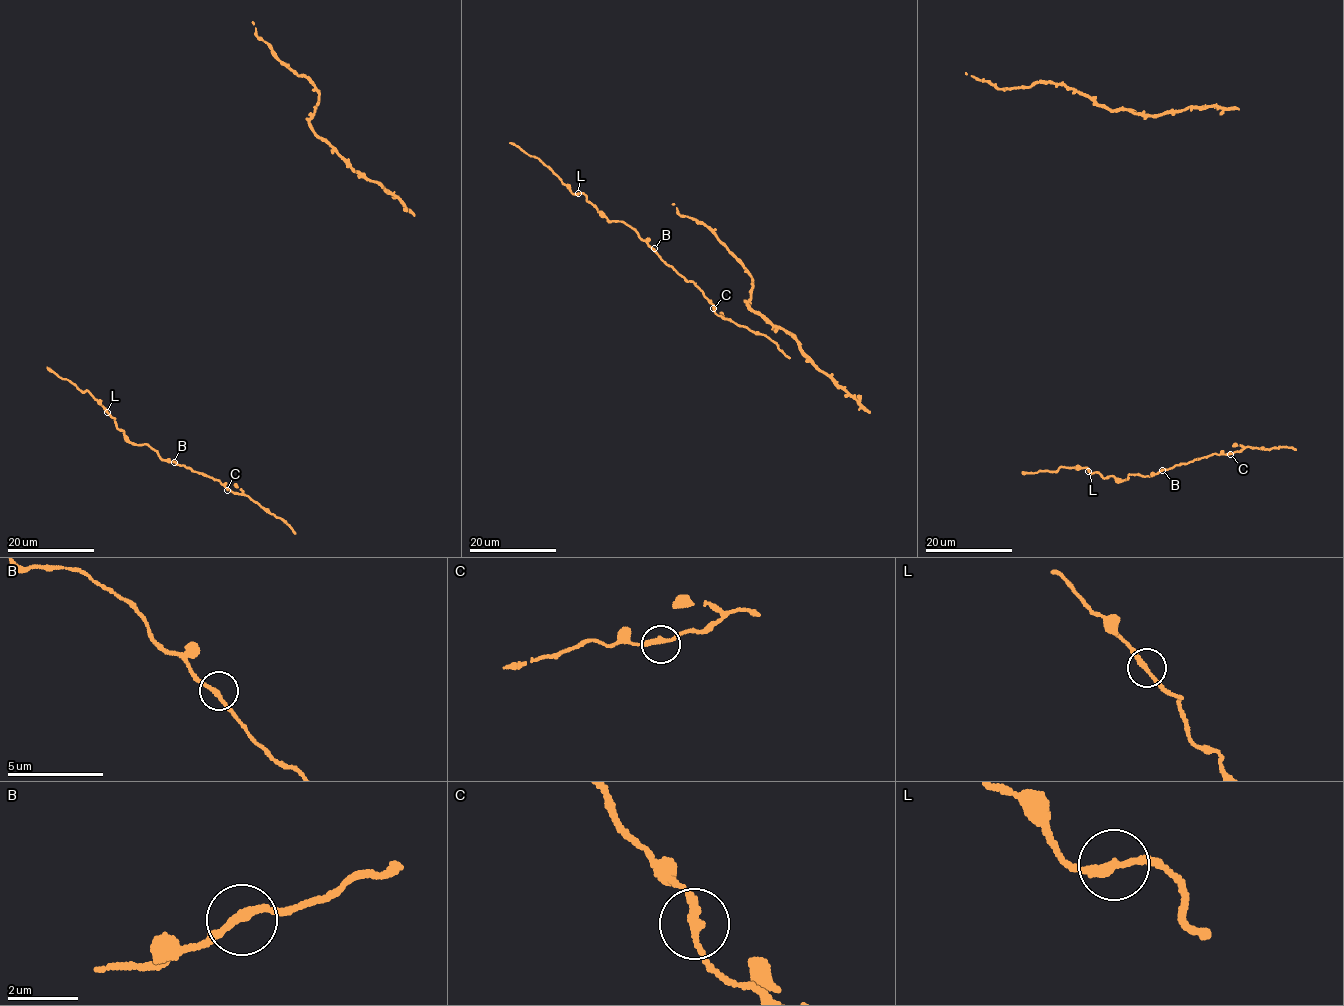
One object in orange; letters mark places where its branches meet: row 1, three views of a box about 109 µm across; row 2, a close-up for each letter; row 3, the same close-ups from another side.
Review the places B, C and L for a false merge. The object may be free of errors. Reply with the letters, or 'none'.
none

